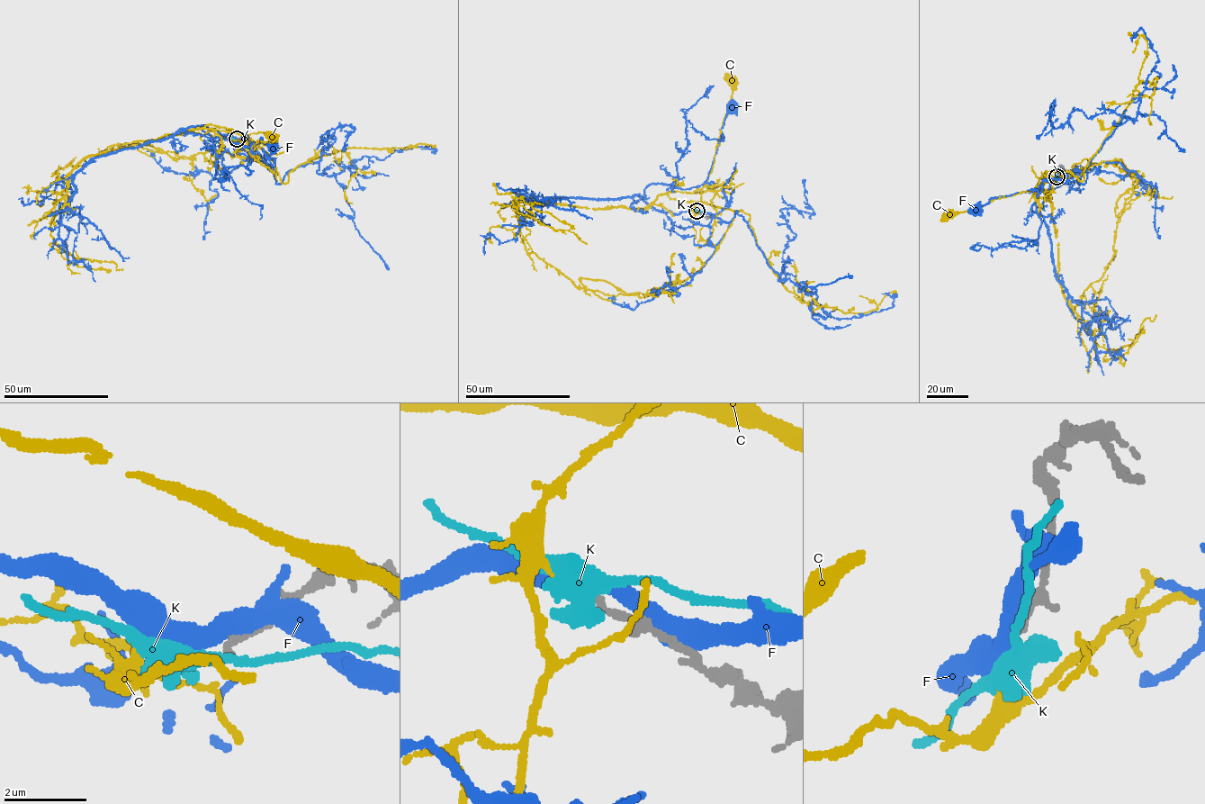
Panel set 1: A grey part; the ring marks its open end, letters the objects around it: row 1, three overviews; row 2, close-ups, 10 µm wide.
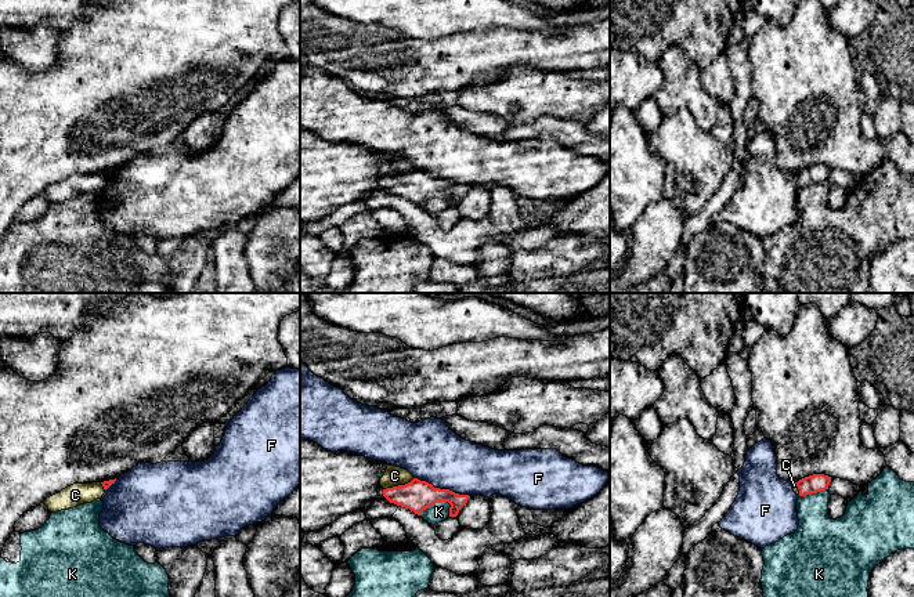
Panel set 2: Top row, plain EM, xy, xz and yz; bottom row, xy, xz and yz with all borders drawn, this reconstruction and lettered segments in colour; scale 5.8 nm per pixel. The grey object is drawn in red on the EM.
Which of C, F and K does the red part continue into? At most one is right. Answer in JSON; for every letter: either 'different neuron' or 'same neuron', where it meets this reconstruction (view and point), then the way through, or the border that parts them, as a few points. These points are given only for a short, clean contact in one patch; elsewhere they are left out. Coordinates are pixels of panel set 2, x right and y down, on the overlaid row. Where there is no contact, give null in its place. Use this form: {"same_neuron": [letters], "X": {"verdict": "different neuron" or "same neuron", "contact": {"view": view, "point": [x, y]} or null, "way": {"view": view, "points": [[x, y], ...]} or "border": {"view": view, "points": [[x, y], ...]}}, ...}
{"same_neuron": ["C"], "C": {"verdict": "same neuron", "contact": {"view": "xz", "point": [398, 485]}, "way": {"view": "xz", "points": [[416, 495], [398, 485], [394, 476]]}}, "F": {"verdict": "different neuron", "contact": {"view": "xz", "point": [443, 489]}, "border": {"view": "xz", "points": [[415, 477], [434, 487], [448, 488], [469, 496]]}}, "K": {"verdict": "different neuron", "contact": {"view": "xz", "point": [434, 503]}, "border": {"view": "xz", "points": [[451, 505], [436, 502], [426, 507], [421, 516]]}}}

